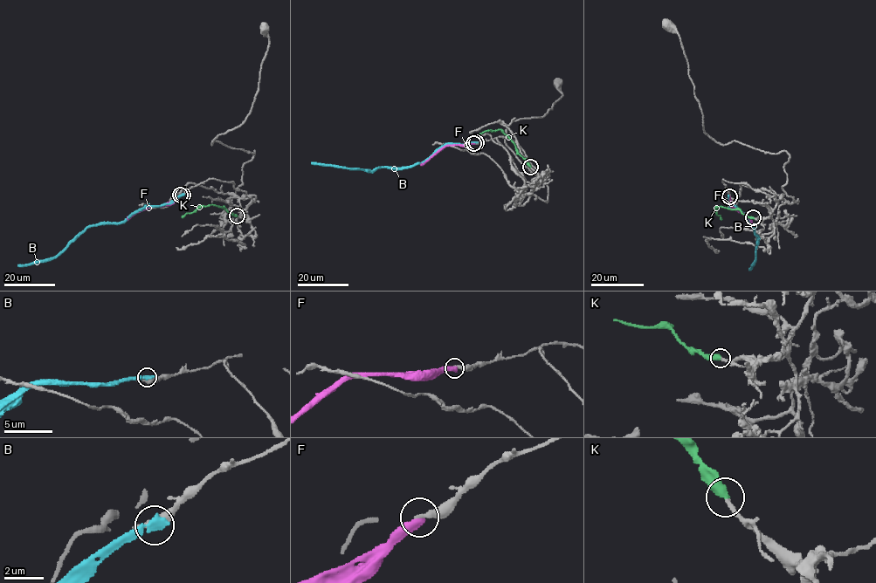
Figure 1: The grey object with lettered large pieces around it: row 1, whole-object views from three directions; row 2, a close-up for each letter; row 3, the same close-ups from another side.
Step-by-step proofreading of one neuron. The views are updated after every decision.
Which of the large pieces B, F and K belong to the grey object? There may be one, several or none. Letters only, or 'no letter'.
K

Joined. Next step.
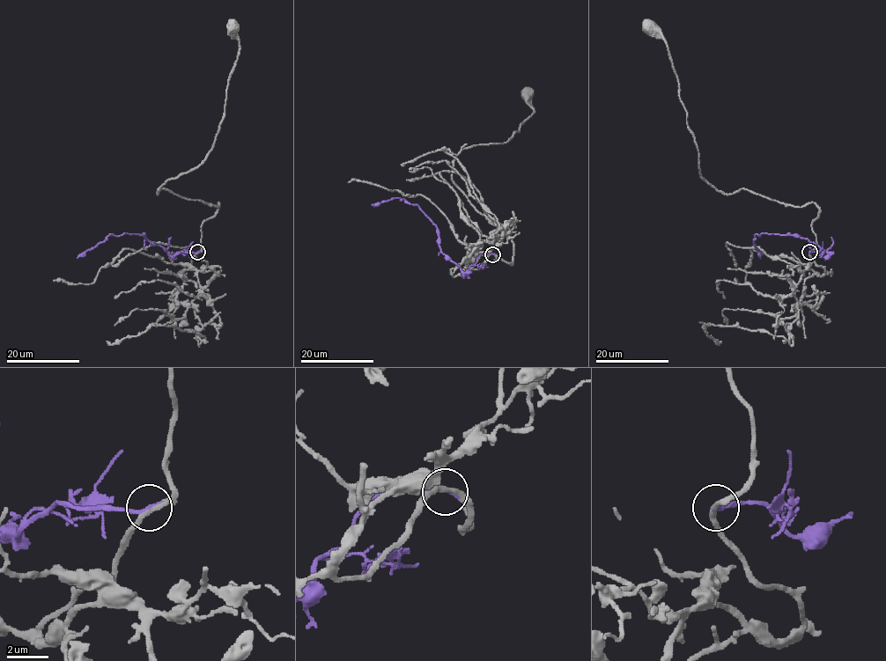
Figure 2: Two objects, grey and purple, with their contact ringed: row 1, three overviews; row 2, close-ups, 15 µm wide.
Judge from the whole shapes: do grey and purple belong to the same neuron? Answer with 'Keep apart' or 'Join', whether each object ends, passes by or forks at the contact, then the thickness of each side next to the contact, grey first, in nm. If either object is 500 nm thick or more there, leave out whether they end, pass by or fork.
Join. At the ring grey passes by. At the ring purple ends. Thickness 240 nm (grey) against 260 nm

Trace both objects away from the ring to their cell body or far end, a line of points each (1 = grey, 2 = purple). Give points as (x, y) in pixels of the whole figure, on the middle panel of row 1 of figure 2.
1: (492, 254), (513, 263), (513, 239), (452, 179), (453, 161), (464, 149), (519, 131), (534, 112), (527, 93)
2: (492, 254), (480, 254), (463, 272), (441, 251), (439, 230), (417, 205), (397, 198), (372, 205)

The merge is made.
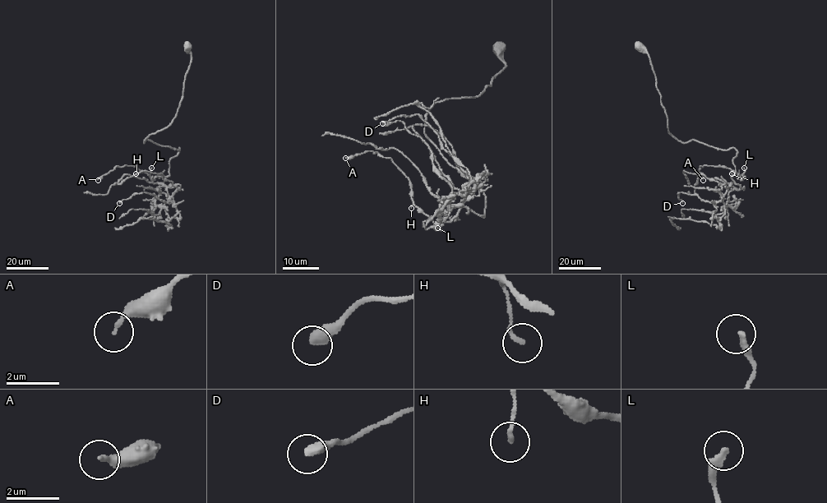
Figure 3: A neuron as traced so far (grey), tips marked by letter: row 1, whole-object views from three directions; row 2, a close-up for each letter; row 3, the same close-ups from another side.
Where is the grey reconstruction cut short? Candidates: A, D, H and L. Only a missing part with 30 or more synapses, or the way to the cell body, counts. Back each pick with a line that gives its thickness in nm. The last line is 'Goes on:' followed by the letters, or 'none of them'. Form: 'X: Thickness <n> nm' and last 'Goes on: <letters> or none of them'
Goes on: none of them

